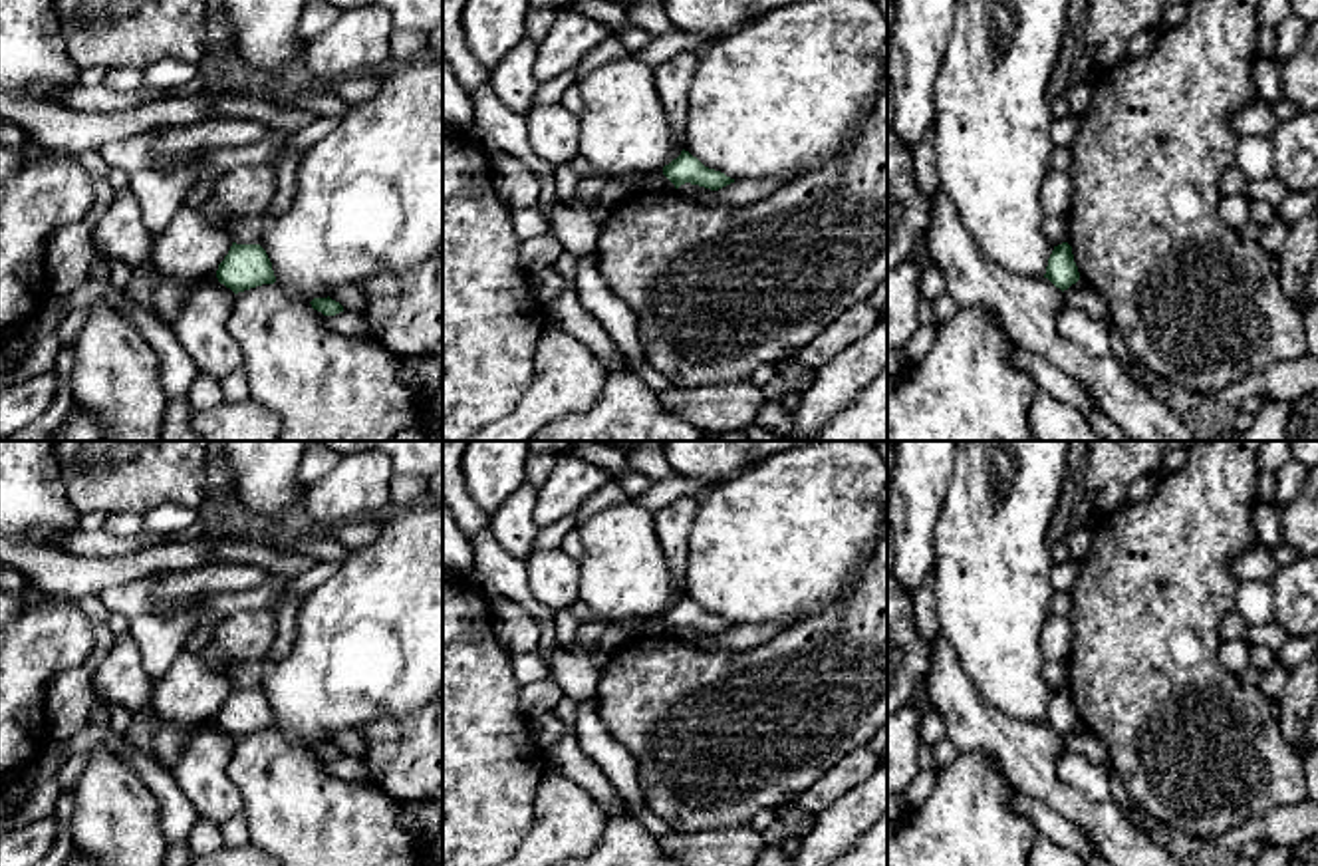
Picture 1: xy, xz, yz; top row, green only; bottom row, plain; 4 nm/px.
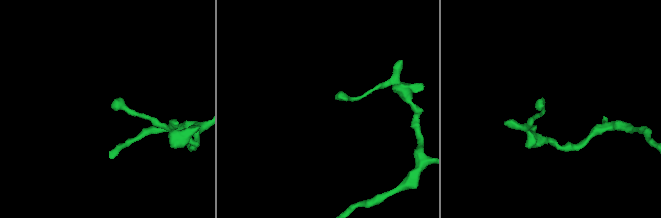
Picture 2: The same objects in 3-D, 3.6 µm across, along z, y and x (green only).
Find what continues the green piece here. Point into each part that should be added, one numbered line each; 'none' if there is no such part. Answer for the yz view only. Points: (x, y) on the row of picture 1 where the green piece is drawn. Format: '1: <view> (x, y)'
none

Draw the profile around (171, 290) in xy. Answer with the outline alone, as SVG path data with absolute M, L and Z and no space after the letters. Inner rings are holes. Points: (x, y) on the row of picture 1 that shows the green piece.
M216 272L202 276L198 280L187 280L175 274L157 274L155 290L155 314L171 326L177 318L177 312L183 308L187 294L206 284L208 278L216 278Z

